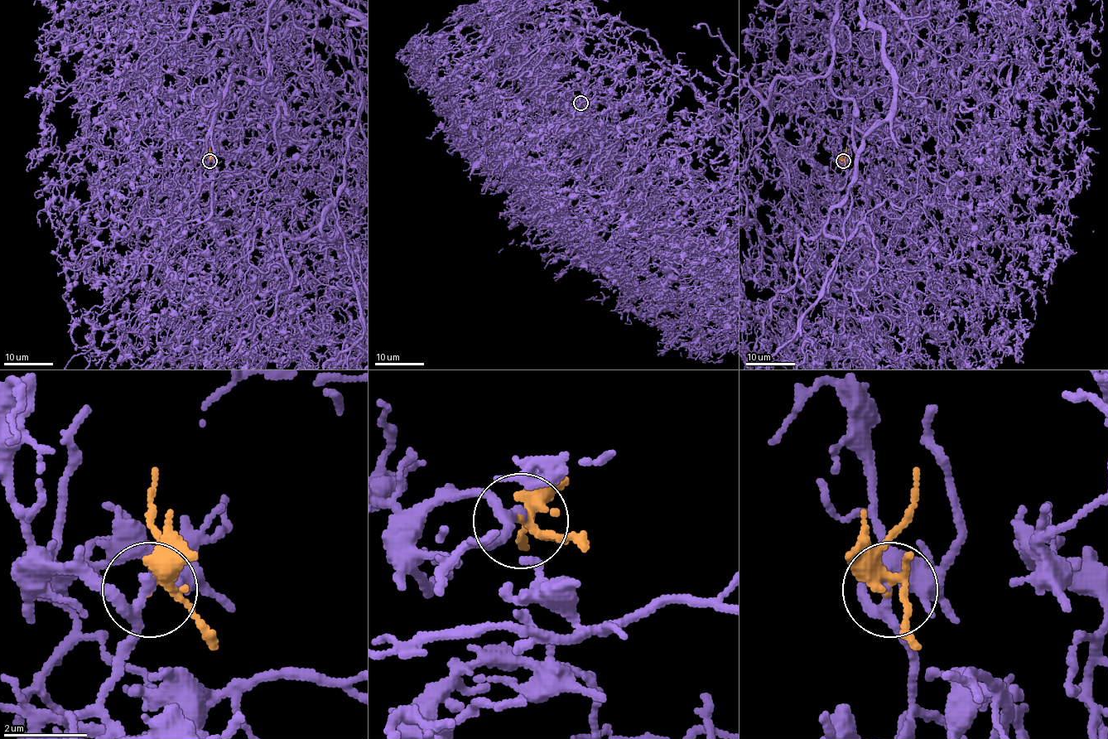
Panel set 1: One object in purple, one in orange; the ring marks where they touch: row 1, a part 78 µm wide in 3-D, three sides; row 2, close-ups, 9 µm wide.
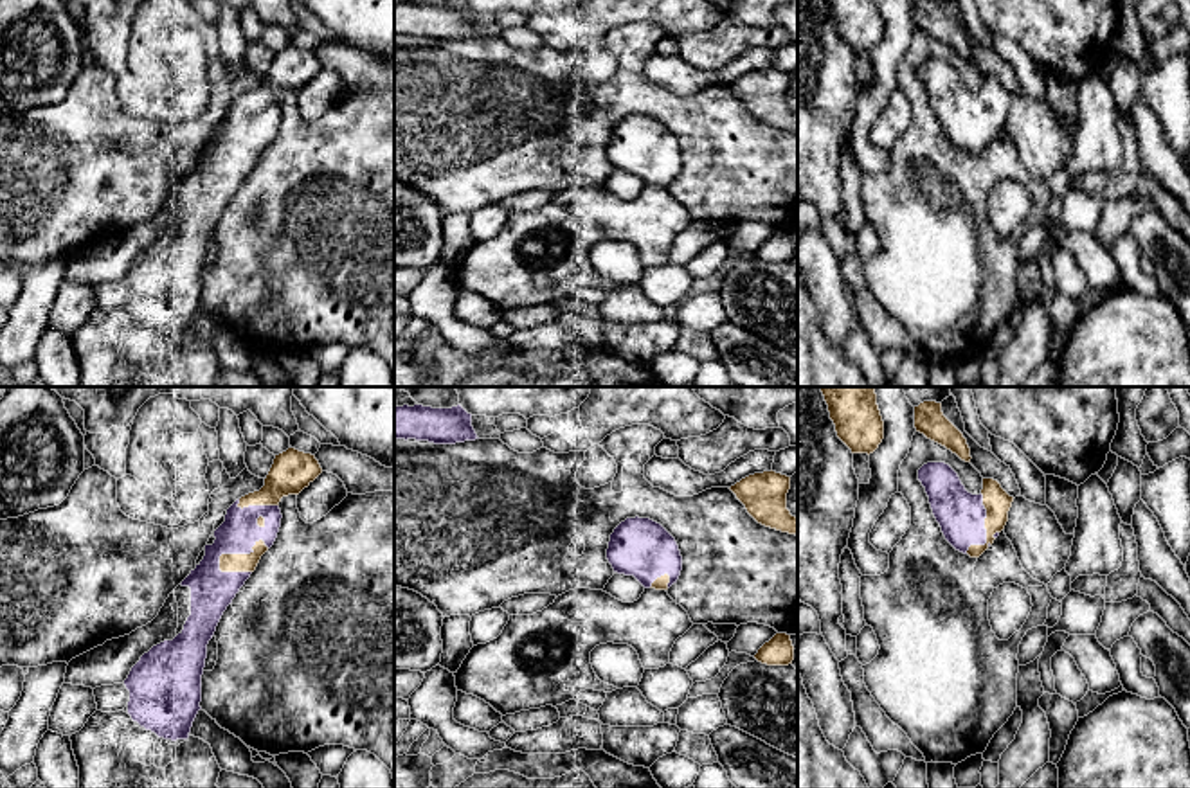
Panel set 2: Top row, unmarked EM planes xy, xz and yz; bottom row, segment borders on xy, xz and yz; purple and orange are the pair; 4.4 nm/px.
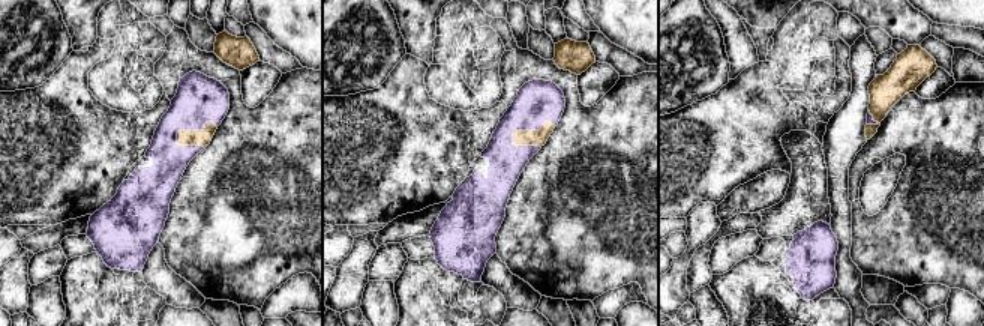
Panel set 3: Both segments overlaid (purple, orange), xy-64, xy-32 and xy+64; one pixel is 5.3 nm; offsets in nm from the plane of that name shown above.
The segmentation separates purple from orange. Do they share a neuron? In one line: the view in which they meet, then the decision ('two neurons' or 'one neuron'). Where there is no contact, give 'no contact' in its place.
xy | one neuron

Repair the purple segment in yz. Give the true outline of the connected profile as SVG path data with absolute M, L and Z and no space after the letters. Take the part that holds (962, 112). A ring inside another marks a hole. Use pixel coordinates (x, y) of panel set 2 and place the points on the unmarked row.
M945 59L924 61L918 77L945 137L956 148L979 155L1005 126L1014 94L997 77L983 76L981 90L972 92Z

